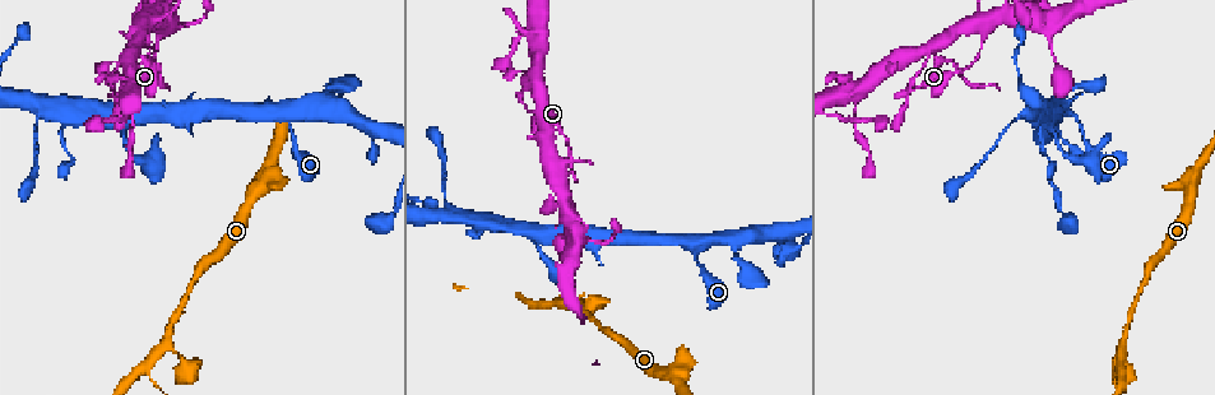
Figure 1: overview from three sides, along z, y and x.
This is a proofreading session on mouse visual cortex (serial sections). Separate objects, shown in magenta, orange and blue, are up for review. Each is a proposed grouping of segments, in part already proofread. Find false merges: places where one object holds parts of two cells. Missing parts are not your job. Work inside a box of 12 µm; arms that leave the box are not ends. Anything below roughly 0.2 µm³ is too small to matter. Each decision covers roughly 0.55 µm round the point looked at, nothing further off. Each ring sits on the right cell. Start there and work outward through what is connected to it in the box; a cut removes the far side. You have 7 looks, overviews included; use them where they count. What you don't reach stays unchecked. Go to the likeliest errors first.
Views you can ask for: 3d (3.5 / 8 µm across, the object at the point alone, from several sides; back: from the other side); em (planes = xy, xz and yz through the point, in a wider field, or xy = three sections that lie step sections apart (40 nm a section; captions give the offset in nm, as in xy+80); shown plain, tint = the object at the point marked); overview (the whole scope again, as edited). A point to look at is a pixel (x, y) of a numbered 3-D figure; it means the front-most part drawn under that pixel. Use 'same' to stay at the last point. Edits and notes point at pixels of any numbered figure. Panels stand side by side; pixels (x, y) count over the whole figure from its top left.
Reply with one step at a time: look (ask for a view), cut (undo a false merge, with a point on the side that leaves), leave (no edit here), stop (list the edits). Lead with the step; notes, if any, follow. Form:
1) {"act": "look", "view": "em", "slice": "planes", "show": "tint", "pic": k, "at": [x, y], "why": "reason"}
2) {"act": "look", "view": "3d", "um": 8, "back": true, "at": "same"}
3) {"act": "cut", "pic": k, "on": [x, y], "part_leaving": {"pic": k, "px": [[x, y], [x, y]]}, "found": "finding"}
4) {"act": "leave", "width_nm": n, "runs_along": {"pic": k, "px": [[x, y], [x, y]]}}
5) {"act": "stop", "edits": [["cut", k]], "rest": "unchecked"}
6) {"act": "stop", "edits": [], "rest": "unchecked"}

{"act": "look", "view": "3d", "um": 8, "back": true, "pic": 1, "at": [147, 364], "why": "three-way junction"}

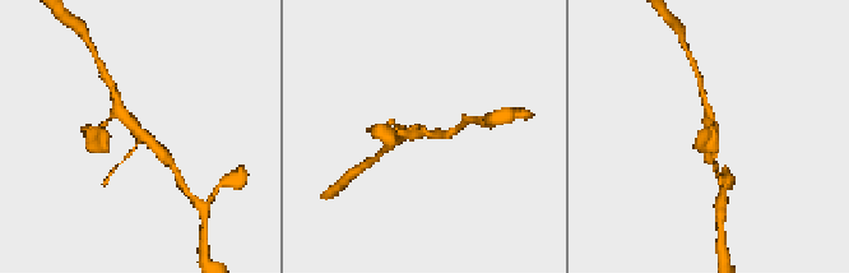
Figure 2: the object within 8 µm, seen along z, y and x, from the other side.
{"act": "look", "view": "3d", "um": 3.5, "pic": 2, "at": [423, 134]}

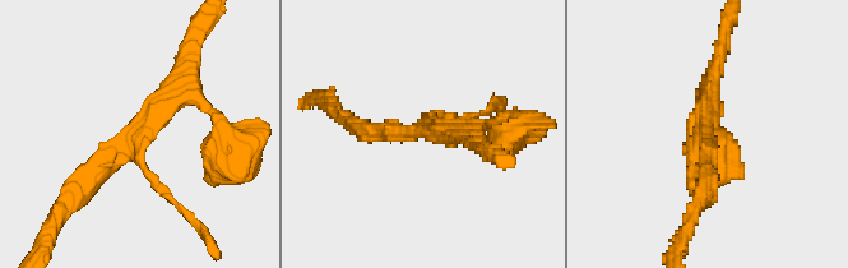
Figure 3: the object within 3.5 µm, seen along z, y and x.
{"act": "look", "view": "em", "slice": "xy", "step": 5, "show": "tint", "pic": 3, "at": [708, 135]}

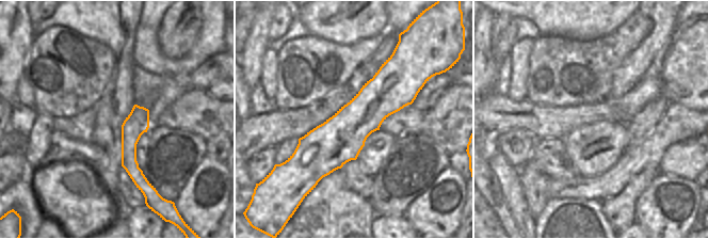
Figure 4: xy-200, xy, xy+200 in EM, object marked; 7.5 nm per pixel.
{"act": "leave", "arm_widths_nm": [150, 250, 250], "runs_along": {"pic": 4, "px": [[415, 84], [295, 158]]}, "found": "continuous, no second cell"}

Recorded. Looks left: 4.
{"act": "look", "view": "3d", "um": 3.5, "pic": 1, "at": [1052, 21], "why": "sharp bend"}

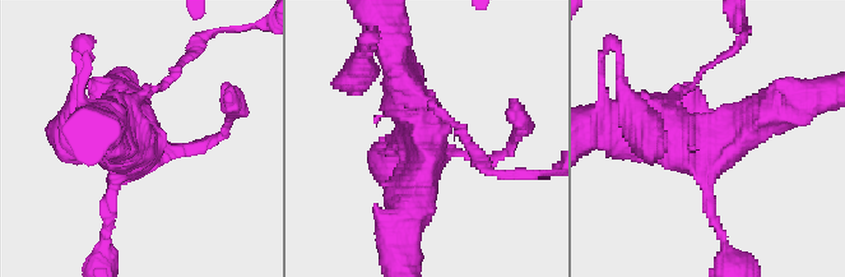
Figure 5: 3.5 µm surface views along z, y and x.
{"act": "look", "view": "em", "slice": "xy", "step": 2, "show": "tint", "pic": 5, "at": [426, 142]}

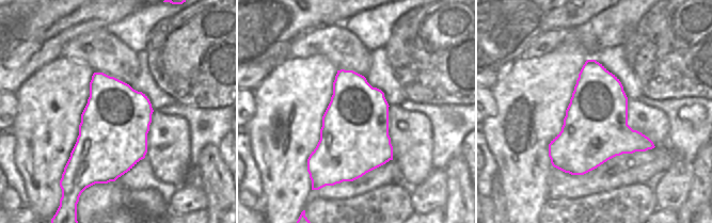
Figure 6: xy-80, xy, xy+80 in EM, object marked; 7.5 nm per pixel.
{"act": "leave", "runs_along": {"pic": 5, "px": [[391, 51], [426, 127], [414, 194]]}, "found": "all the same cell"}

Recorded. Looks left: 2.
{"act": "look", "view": "3d", "um": 8, "pic": 1, "at": [1064, 113], "why": "three arms meet"}

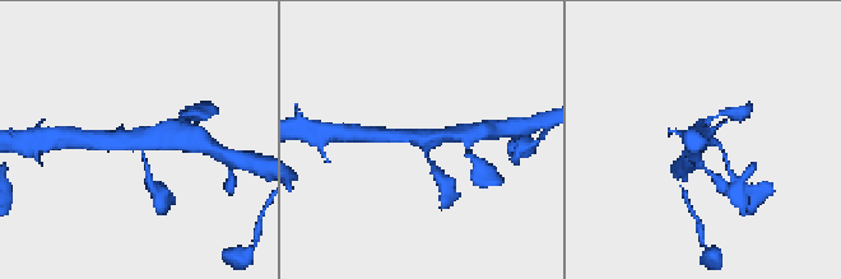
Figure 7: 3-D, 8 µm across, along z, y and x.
{"act": "look", "view": "em", "slice": "xy", "step": 3, "show": "tint", "pic": 7, "at": [138, 140], "arms": 3, "arm_widths_nm": [150, 400, 500]}

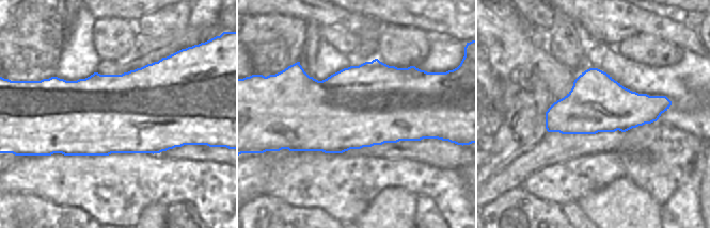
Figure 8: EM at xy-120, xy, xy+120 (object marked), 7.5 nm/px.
{"act": "leave", "runs_along": {"pic": 7, "px": [[432, 162], [421, 138], [389, 135]]}, "found": "one cell here"}

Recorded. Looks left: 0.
{"act": "stop", "edits": [], "rest": "unchecked"}

